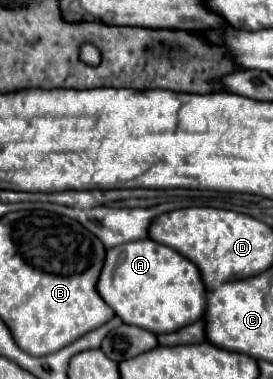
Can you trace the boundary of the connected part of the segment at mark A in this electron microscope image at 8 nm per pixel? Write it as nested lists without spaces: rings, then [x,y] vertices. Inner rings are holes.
[[[150,238],[108,248],[96,290],[124,324],[152,330],[154,334],[178,330],[204,316],[206,290],[196,264]]]

